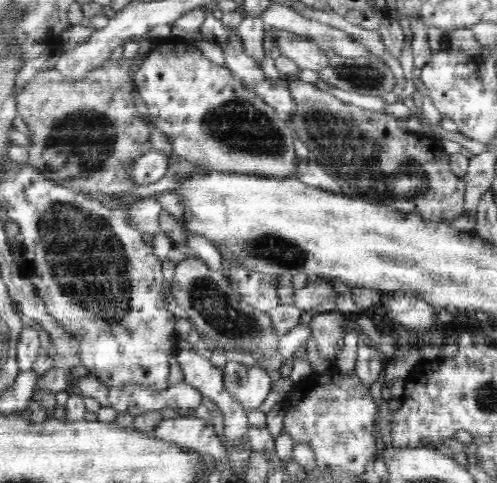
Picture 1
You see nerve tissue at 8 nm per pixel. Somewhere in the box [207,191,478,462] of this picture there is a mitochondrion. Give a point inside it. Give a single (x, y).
(271, 248)

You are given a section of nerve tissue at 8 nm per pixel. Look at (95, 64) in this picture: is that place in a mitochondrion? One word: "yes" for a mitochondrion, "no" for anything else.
no

